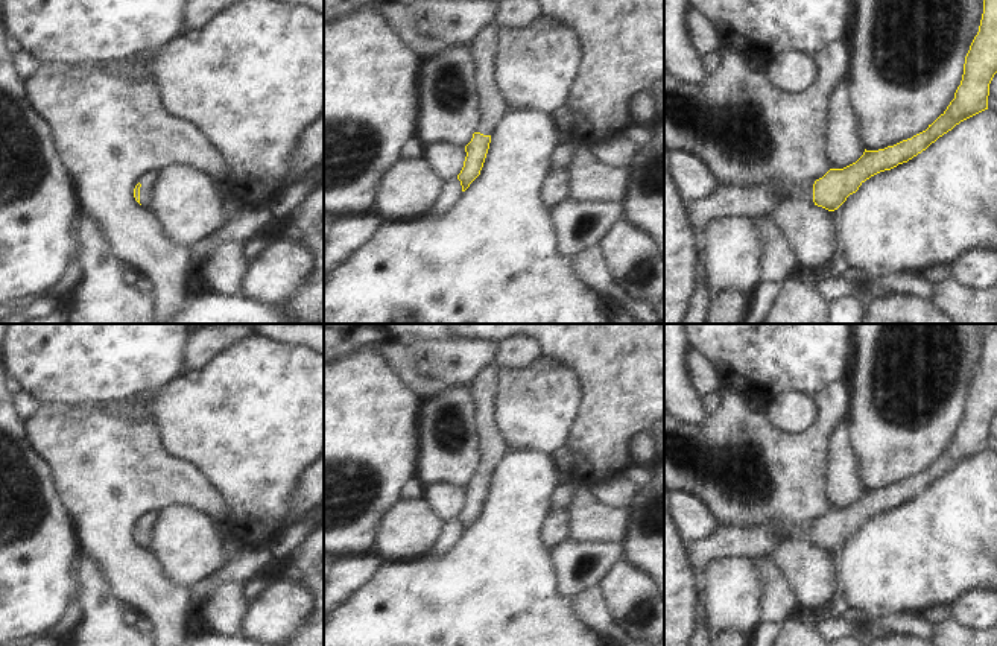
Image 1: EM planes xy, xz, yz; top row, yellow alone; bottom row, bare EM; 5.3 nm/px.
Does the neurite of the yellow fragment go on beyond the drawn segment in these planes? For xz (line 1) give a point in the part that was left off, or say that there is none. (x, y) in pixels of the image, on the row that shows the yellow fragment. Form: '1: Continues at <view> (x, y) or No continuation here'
1: Continues at xz (491, 105)

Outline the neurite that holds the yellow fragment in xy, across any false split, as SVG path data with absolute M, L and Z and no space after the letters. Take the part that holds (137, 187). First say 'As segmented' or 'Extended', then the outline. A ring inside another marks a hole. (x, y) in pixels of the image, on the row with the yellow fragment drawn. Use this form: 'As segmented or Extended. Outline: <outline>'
Extended. Outline: M147 172L140 178L138 184L134 188L134 198L143 208L149 207L152 198L152 187L155 181L157 181L157 172Z

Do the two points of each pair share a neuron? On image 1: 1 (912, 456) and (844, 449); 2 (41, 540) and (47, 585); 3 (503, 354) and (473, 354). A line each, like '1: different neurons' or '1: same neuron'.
1: different neurons
2: same neuron
3: different neurons

